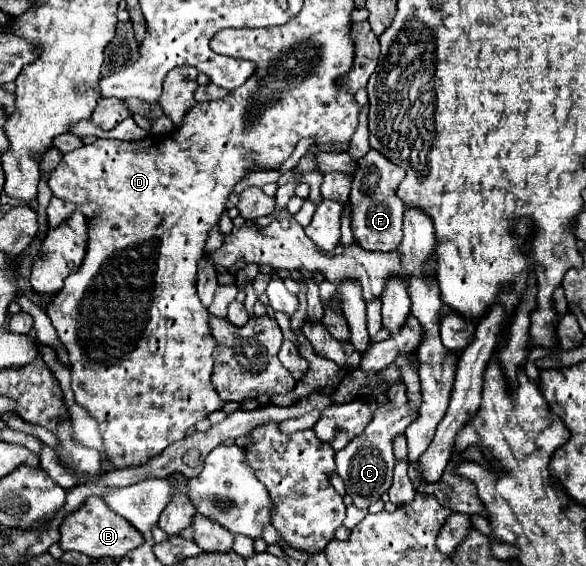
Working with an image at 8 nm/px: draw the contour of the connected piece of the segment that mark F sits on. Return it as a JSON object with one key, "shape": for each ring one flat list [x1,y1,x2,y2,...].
{"shape":[[373,149,359,161,359,171,353,175,353,187,349,195,351,229,359,247,367,251,393,251,401,243,405,205,397,197,397,187,403,177,405,171,399,165,387,161,381,153]]}

